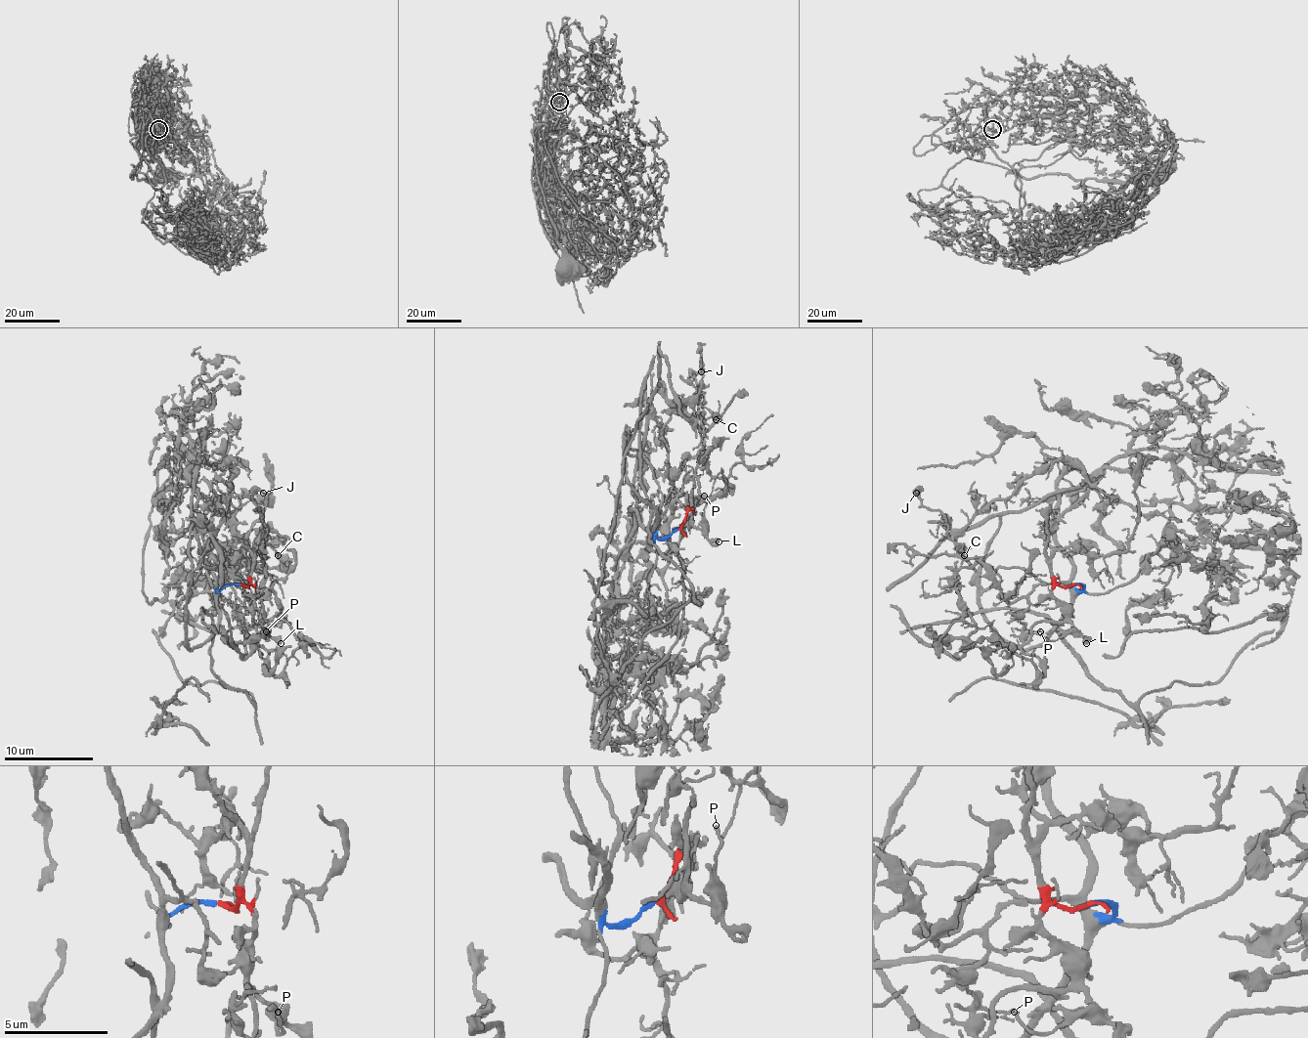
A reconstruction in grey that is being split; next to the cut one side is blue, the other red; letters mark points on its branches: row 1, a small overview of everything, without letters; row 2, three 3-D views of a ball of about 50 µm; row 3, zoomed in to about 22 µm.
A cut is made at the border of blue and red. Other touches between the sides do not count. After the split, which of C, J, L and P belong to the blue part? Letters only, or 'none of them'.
C, J

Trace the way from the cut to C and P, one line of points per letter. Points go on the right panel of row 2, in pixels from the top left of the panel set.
C: (1073, 584), (1044, 583), (1008, 602), (995, 578), (977, 560), (966, 558), (964, 544), (964, 555)
P: (1073, 584), (1055, 584), (1053, 589), (1055, 605), (1070, 627), (1055, 640), (1049, 640), (1039, 631)

